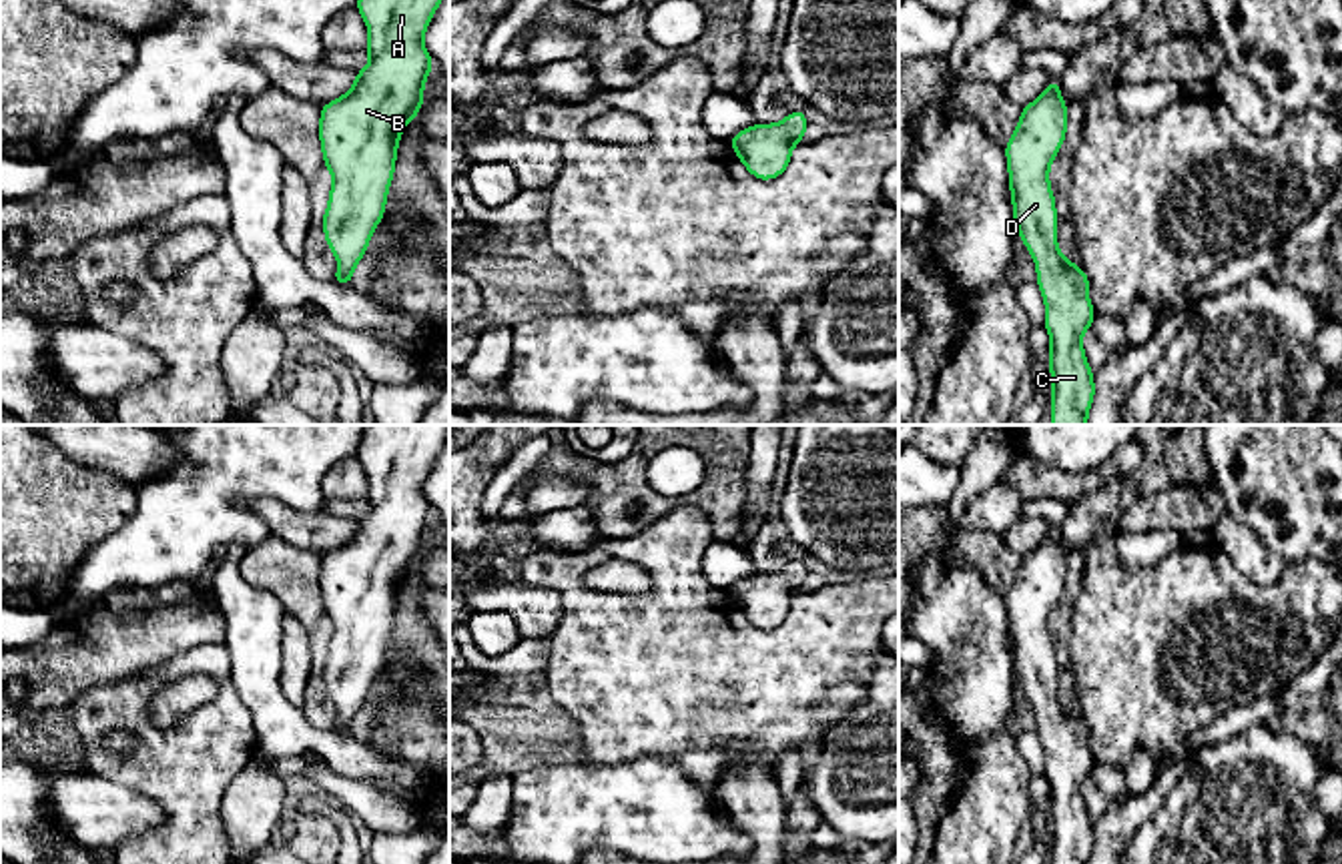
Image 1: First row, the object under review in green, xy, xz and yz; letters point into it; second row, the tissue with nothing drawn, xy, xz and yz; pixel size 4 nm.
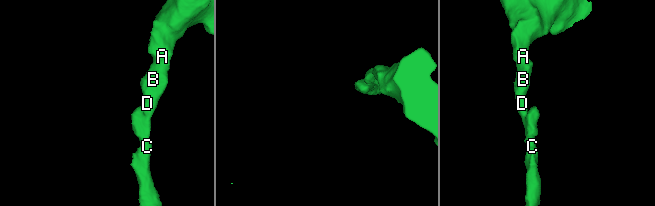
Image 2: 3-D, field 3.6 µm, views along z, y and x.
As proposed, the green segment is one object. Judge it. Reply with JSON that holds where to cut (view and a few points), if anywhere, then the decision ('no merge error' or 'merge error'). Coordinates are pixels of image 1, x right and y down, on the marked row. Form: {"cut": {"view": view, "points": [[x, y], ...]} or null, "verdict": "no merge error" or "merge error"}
{"cut": null, "verdict": "no merge error"}

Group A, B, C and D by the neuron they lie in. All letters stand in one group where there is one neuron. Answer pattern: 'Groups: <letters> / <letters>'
Groups: A B C D

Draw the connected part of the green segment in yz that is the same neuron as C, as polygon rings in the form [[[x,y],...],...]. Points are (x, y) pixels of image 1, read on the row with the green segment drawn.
[[[1059,80],[1021,110],[1007,140],[1013,221],[1037,267],[1037,285],[1045,301],[1045,329],[1051,337],[1051,425],[1087,425],[1095,395],[1093,373],[1081,337],[1095,319],[1089,303],[1089,279],[1057,249],[1057,210],[1049,186],[1049,164],[1067,130],[1067,104]]]

